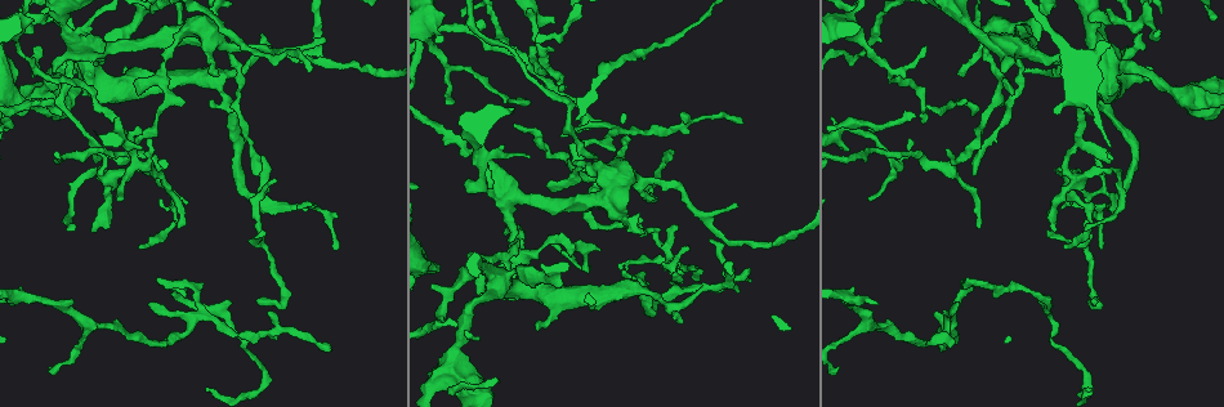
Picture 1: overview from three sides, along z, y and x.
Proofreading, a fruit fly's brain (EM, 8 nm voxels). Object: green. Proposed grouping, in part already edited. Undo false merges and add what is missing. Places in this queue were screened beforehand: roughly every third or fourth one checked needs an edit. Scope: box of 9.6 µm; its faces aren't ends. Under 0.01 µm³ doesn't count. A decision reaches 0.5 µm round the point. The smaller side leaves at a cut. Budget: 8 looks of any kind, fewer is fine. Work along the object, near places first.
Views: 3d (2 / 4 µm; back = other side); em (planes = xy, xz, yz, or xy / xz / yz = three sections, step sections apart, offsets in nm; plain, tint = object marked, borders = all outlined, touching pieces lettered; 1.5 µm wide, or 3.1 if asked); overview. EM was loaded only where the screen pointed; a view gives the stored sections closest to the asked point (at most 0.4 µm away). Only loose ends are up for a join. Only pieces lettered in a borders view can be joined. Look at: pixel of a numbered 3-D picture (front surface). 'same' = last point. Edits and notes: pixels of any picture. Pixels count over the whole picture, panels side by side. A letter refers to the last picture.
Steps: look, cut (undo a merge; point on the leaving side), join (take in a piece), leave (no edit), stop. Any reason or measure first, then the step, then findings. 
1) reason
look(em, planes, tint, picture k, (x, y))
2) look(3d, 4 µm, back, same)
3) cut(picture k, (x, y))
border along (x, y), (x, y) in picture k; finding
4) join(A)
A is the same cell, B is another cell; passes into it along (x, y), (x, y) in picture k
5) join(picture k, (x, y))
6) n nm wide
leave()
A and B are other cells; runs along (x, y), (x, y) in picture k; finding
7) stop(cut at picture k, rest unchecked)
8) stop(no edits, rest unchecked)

thin end
look(3d, 2 µm, picture 1, (297, 205))

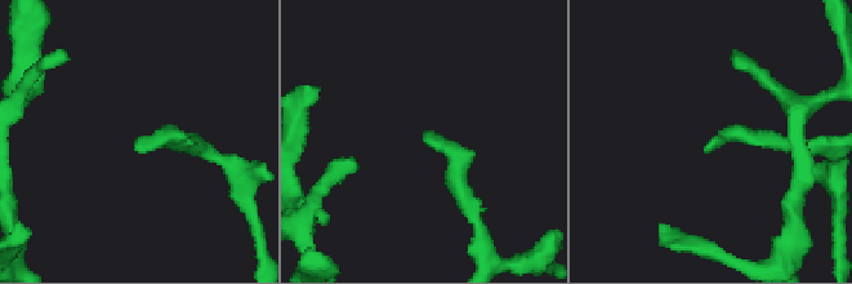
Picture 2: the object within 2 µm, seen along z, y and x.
shape alone is not enough
look(em, xy, step 8, borders, picture 2, (707, 150))

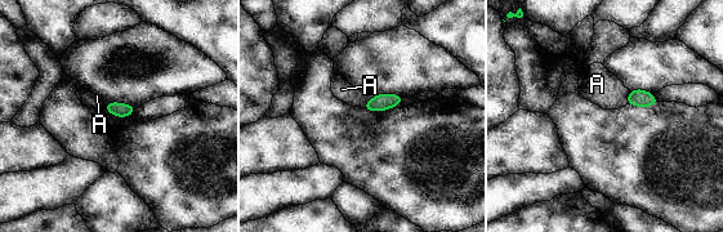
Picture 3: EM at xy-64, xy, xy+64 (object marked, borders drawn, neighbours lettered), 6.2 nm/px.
A touches over 120 nm
leave()
A is another cell; border along (374, 96), (361, 107) in picture 3; no lettered piece goes on from it

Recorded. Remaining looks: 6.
sharp bend
look(em, planes, plain, picture 1, (668, 305))

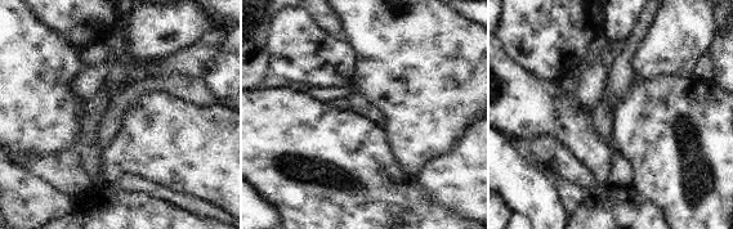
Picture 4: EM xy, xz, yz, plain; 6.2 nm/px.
look(em, planes, borders, same)

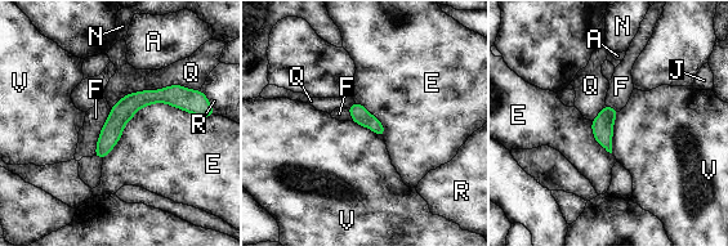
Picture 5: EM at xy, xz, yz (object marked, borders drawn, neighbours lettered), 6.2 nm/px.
leave()
A, E, F, J, N, Q, R and V are other cells; border along (620, 111), (613, 122), (611, 152) in picture 5; all the same neuron

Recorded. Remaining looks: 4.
tapers out
look(3d, 4 µm, picture 1, (60, 114))

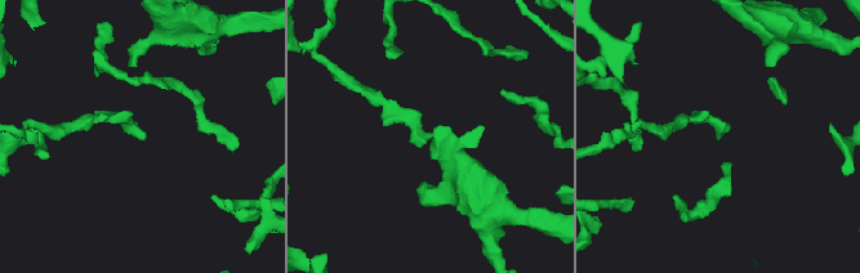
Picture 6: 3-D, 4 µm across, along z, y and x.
need the tissue
look(em, yz, step 4, borders, picture 6, (717, 136))

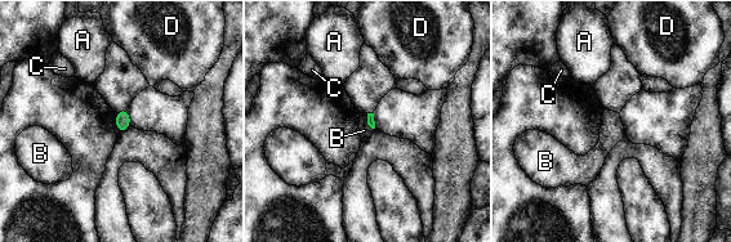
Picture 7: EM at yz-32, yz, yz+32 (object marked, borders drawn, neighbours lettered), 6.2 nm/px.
leave()
A, B, C and D are other cells; border along (366, 113), (366, 122), (374, 129) in picture 7; none of them fits

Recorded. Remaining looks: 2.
stop(no edits, rest unchecked)

